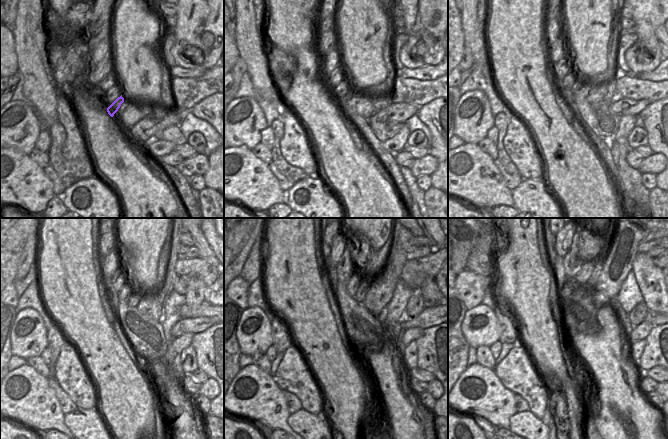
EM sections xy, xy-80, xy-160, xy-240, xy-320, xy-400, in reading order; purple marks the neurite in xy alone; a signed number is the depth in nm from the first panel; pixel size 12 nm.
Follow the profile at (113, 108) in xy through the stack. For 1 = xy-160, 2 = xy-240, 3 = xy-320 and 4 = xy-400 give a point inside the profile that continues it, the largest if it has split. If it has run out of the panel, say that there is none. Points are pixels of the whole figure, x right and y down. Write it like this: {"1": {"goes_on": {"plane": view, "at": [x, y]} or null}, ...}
{"1": {"goes_on": {"plane": "xy-160", "at": [569, 93]}}, "2": {"goes_on": {"plane": "xy-240", "at": [134, 298]}}, "3": {"goes_on": {"plane": "xy-320", "at": [363, 288]}}, "4": {"goes_on": {"plane": "xy-400", "at": [587, 288]}}}

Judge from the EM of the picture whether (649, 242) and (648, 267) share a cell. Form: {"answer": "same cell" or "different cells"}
{"answer": "different cells"}

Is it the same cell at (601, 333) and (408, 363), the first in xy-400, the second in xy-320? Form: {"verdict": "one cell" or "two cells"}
{"verdict": "two cells"}

